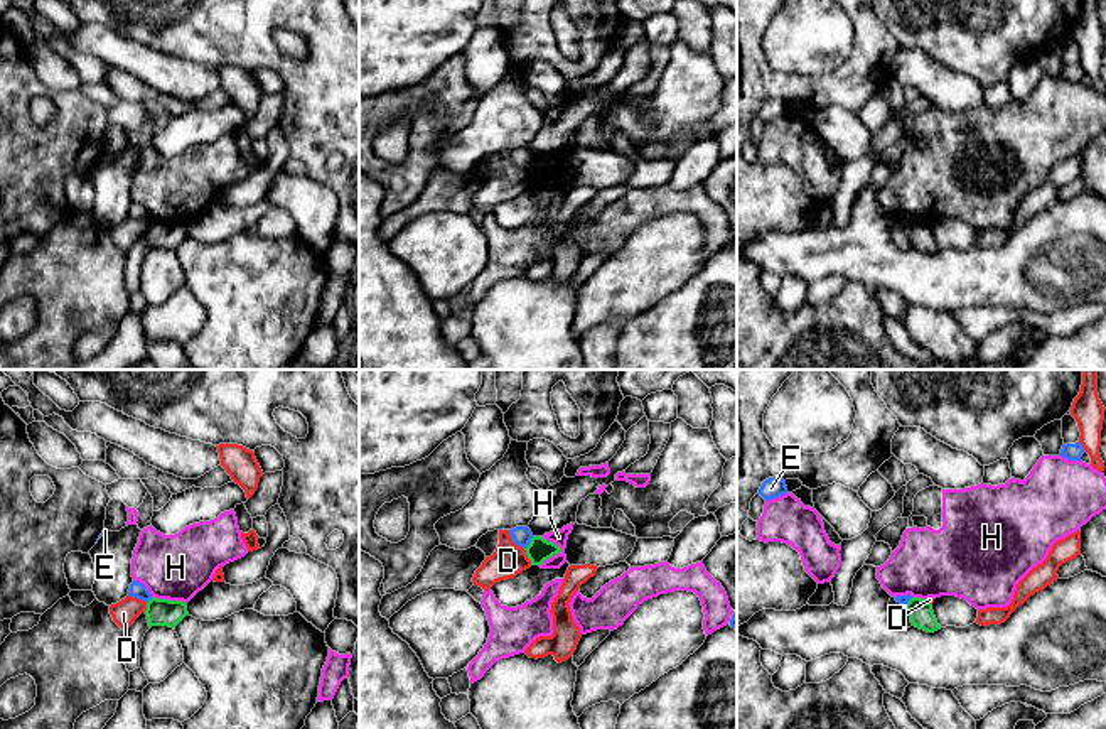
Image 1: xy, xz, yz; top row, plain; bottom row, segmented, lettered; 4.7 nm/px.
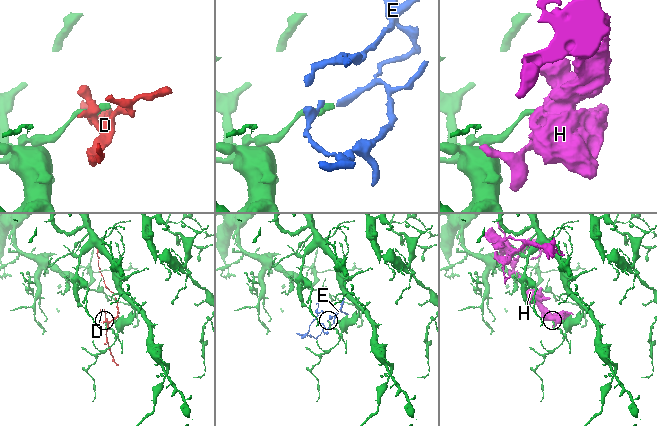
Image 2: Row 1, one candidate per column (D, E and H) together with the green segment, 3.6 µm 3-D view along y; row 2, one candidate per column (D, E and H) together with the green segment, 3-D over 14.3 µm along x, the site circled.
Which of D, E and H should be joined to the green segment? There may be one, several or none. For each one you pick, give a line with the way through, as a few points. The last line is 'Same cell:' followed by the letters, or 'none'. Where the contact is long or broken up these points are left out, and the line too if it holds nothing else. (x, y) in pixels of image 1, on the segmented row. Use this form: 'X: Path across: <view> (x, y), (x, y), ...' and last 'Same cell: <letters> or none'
Same cell: none

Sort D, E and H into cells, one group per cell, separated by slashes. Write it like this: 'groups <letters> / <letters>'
groups D / E / H

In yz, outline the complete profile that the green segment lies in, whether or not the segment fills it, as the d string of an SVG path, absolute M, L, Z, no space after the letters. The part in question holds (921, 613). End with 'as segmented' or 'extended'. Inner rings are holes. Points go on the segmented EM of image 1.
M912 597L905 609L909 611L912 626L924 629L927 633L934 633L941 629L937 619L932 611L932 604L921 597Z; as segmented

